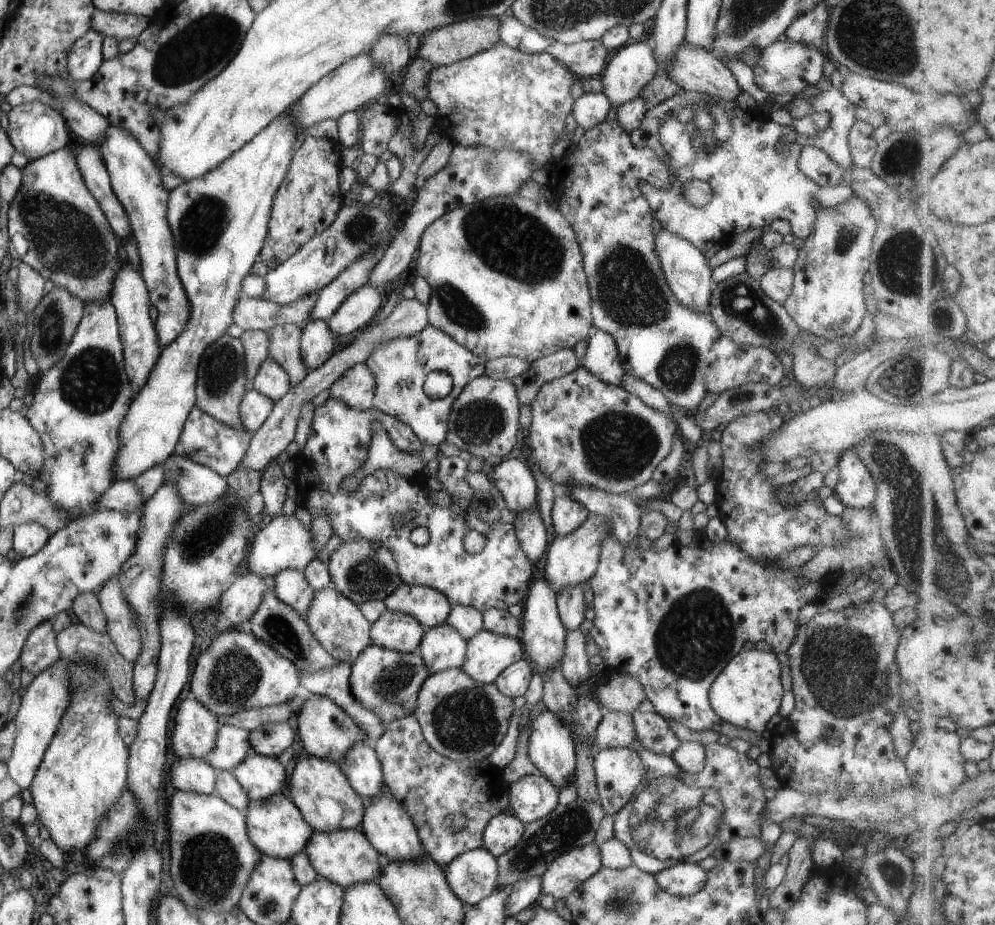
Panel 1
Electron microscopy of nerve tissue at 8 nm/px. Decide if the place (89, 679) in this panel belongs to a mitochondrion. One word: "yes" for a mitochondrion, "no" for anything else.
yes

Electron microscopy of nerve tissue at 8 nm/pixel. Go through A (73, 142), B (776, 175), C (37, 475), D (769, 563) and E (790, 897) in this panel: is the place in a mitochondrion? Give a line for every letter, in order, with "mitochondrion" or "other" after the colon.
A: other
B: other
C: other
D: other
E: other

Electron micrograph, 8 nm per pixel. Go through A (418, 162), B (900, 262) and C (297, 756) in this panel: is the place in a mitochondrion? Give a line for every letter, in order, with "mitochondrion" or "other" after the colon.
A: other
B: mitochondrion
C: other

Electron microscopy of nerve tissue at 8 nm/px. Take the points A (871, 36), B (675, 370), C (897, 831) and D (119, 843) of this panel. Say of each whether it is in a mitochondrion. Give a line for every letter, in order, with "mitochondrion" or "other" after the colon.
A: mitochondrion
B: mitochondrion
C: other
D: mitochondrion

